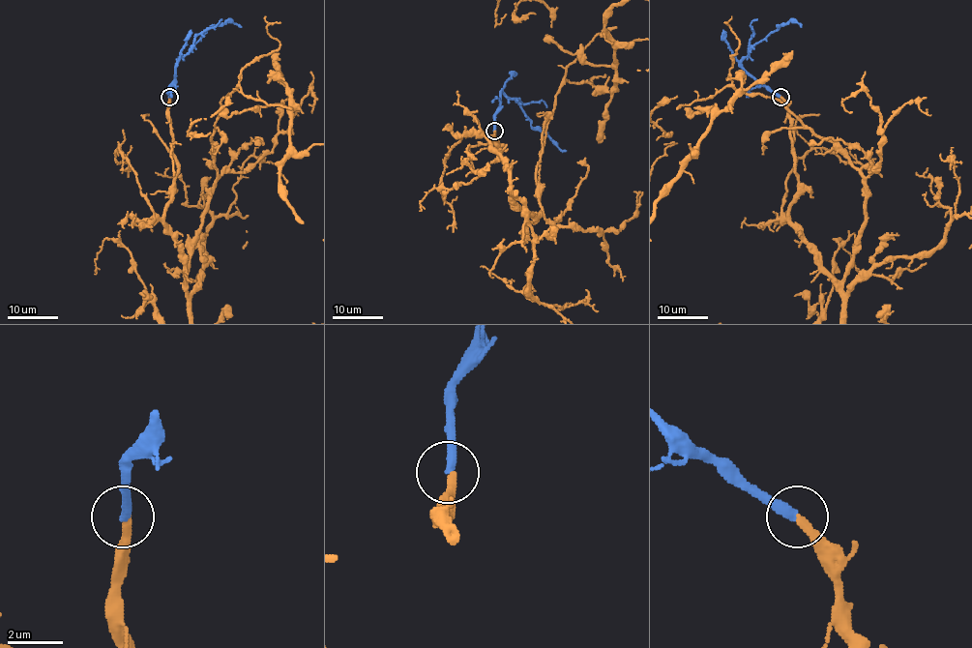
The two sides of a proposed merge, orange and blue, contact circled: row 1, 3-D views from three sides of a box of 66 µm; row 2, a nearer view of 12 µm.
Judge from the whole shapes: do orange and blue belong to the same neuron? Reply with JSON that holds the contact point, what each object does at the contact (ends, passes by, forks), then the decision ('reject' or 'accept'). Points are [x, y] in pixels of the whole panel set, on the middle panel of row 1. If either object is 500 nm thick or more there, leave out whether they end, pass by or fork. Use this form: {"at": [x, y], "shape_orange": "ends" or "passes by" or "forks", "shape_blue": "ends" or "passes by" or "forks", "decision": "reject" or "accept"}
{"at": [494, 131], "shape_orange": "ends", "shape_blue": "ends", "decision": "accept"}

